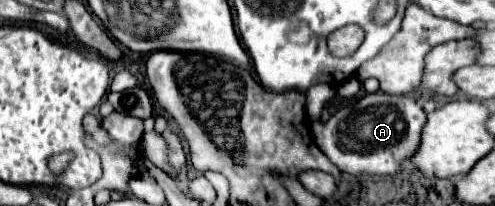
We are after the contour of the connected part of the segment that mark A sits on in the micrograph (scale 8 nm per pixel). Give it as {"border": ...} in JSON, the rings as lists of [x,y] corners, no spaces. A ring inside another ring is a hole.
{"border":[[[376,91],[364,95],[356,105],[336,111],[326,123],[314,123],[312,129],[316,133],[316,143],[326,145],[326,157],[336,165],[340,163],[340,169],[352,175],[396,175],[400,171],[400,161],[406,161],[418,149],[424,123],[426,113],[414,97]]]}

